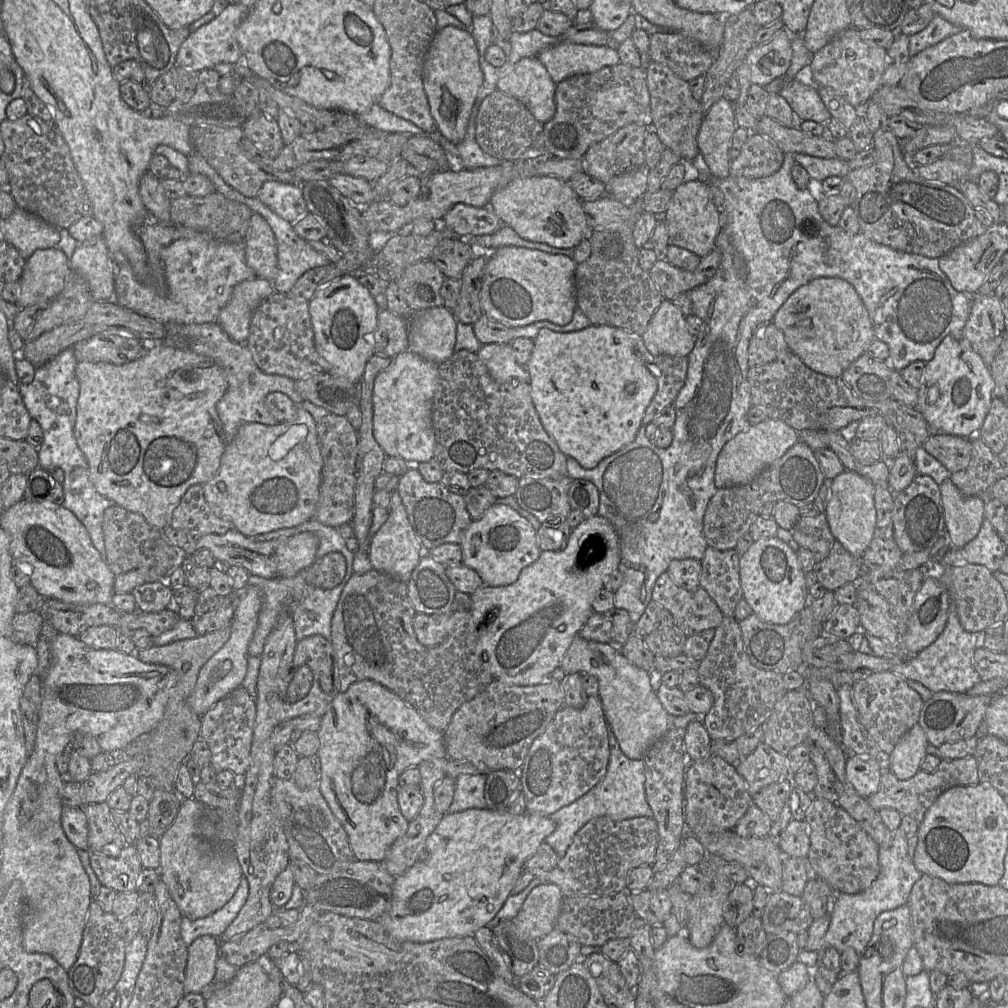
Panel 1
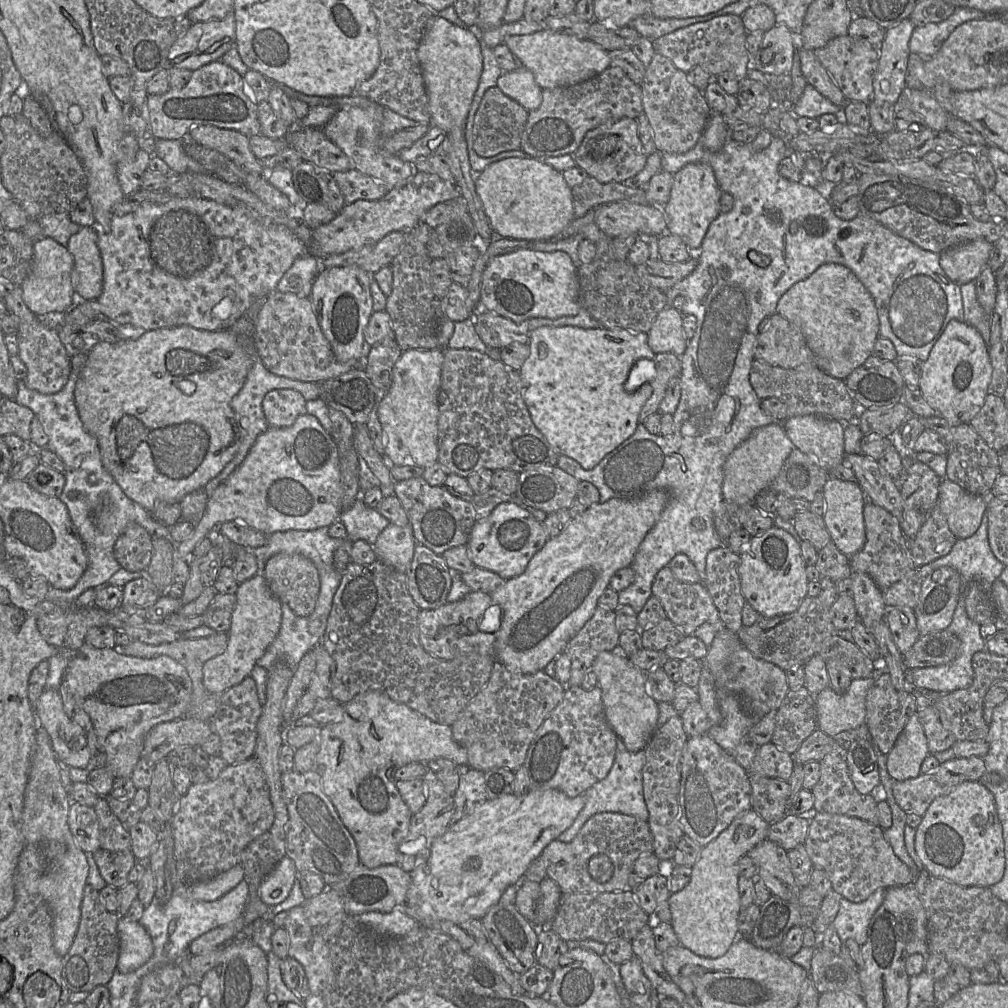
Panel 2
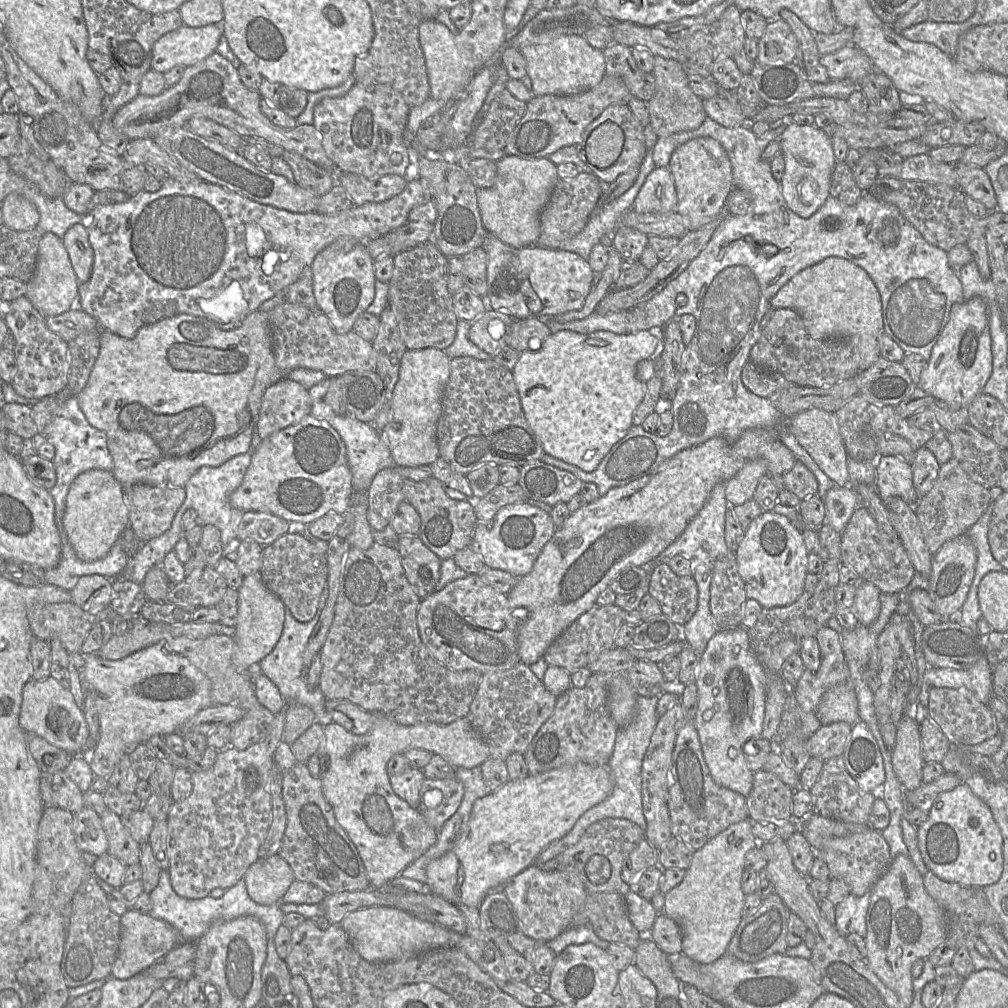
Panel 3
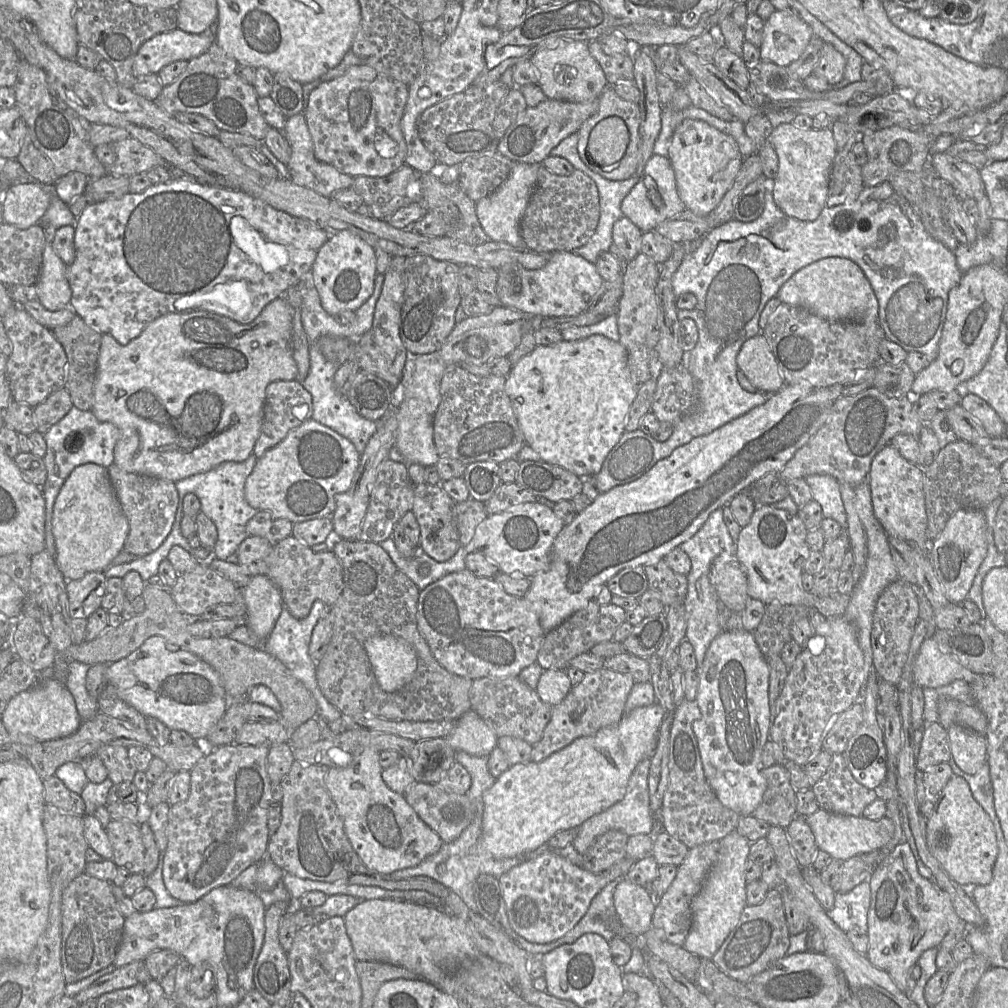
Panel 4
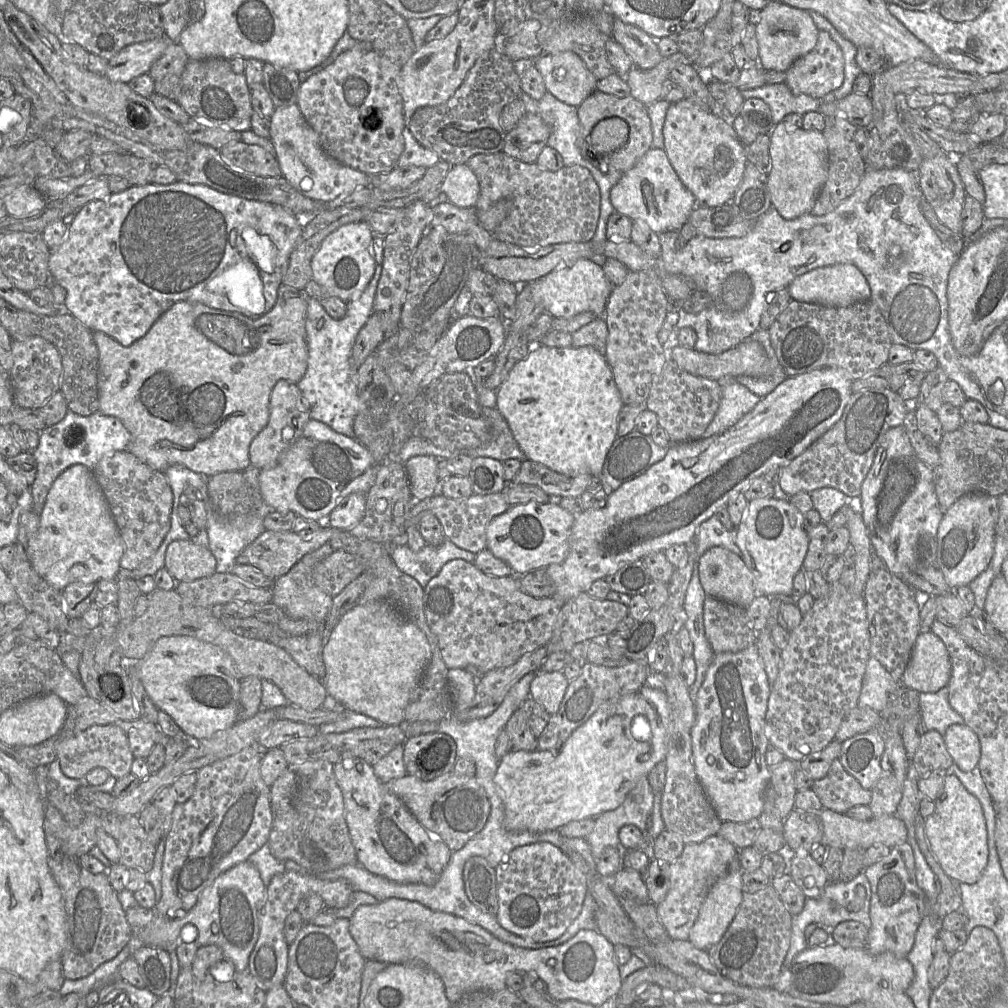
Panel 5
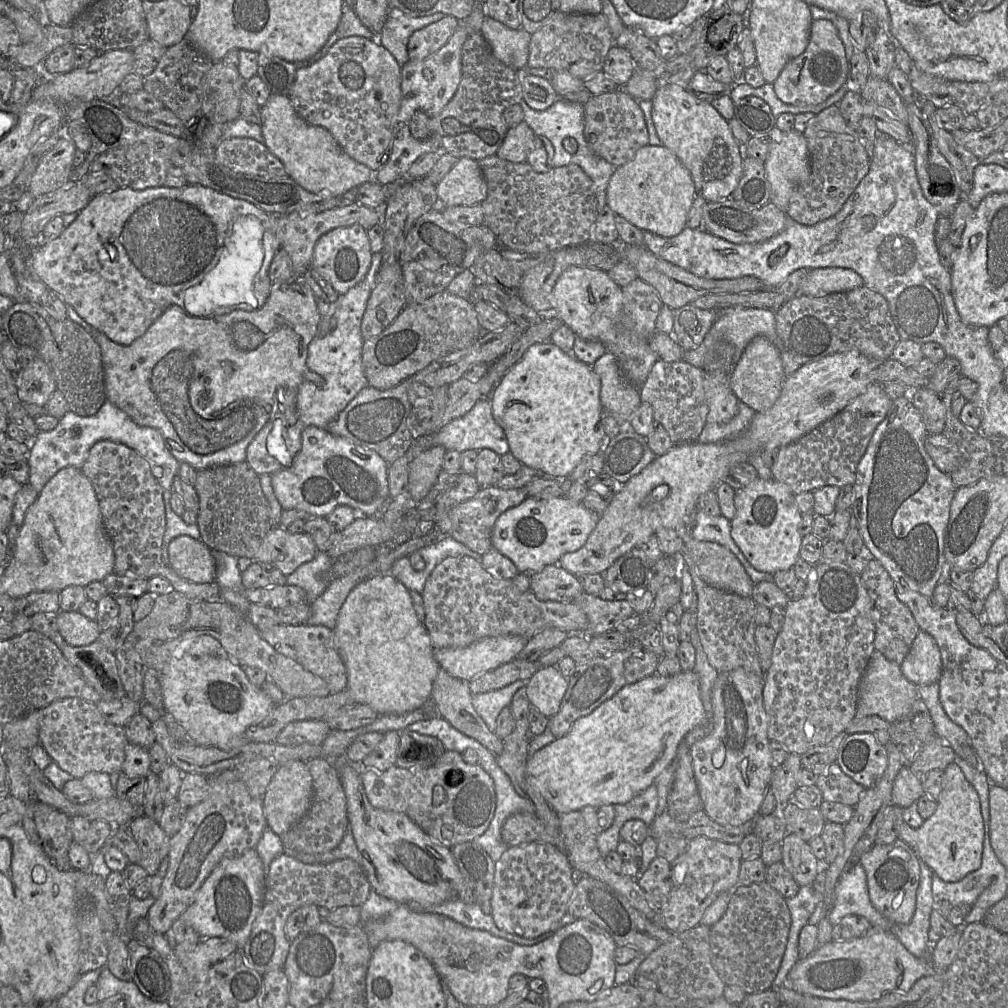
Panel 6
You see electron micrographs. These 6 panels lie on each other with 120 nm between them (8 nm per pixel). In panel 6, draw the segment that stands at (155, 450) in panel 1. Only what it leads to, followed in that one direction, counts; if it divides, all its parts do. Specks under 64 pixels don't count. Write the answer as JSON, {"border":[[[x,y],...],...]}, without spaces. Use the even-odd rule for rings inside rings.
{"border":[[[301,277],[274,281],[266,302],[261,308],[256,310],[235,309],[228,314],[222,315],[191,316],[182,307],[170,306],[147,329],[144,335],[130,345],[115,343],[100,331],[97,331],[96,335],[91,336],[97,341],[101,349],[107,399],[125,412],[136,424],[157,429],[161,433],[165,445],[172,456],[179,463],[188,463],[198,471],[246,461],[248,445],[271,416],[278,411],[278,404],[297,407],[297,391],[300,384],[306,380],[306,374],[309,371],[306,365],[308,345],[317,331],[319,321],[320,315],[317,309],[316,298],[304,282],[304,277]]]}

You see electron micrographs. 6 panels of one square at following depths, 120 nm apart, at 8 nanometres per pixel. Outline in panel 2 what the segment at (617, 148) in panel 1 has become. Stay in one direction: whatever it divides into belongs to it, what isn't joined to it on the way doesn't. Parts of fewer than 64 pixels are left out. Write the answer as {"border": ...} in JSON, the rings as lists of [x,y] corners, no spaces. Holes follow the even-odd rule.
{"border":[[[621,118],[616,121],[609,121],[587,131],[580,146],[573,155],[576,165],[584,169],[590,177],[594,177],[601,183],[623,183],[628,179],[634,178],[644,168],[648,158],[639,137],[637,120],[633,118]],[[608,134],[614,134],[619,137],[615,151],[603,159],[594,159],[591,152],[590,140]]]}

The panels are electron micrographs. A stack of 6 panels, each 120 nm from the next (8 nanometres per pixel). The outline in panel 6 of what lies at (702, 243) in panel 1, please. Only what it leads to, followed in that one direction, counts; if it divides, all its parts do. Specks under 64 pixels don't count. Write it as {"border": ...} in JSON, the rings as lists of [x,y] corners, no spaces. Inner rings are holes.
{"border":[[[662,80],[651,101],[652,119],[661,143],[673,151],[690,171],[696,195],[707,202],[730,198],[743,174],[744,152],[734,138],[728,121],[706,100]]]}

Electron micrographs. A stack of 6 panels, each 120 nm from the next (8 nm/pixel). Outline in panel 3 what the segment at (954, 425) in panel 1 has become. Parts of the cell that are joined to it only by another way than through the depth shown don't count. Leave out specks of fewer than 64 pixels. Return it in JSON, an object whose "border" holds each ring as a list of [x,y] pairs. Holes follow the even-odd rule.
{"border":[[[973,297],[954,303],[949,319],[932,348],[930,359],[916,384],[953,409],[966,408],[980,393],[992,372],[991,338],[987,306],[983,298]]]}

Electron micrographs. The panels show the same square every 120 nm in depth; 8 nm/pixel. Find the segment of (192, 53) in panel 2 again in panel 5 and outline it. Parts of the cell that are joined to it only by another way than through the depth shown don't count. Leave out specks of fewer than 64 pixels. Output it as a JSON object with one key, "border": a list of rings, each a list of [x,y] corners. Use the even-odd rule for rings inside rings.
{"border":[[[164,35],[161,38],[128,45],[108,60],[104,76],[113,82],[128,83],[142,74],[147,74],[170,43],[173,42]]]}

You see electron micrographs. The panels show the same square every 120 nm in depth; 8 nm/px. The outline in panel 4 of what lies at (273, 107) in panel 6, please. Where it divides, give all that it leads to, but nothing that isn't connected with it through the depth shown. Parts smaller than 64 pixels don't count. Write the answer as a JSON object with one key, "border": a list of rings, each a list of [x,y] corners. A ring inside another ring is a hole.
{"border":[[[303,113],[295,114],[286,119],[283,134],[291,147],[291,158],[287,164],[287,168],[290,173],[290,180],[295,184],[312,189],[326,197],[331,197],[338,190],[347,189],[352,186],[354,177],[316,158],[312,135]]]}

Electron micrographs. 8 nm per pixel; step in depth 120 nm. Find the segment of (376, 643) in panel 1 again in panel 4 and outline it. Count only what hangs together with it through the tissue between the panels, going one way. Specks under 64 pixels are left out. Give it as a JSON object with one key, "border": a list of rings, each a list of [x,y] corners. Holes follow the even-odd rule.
{"border":[[[341,539],[330,543],[330,551],[342,567],[343,589],[336,602],[328,608],[332,635],[316,668],[317,684],[325,699],[343,717],[364,715],[392,721],[427,722],[457,720],[469,711],[469,691],[473,680],[445,670],[418,631],[418,587],[398,569],[378,543]],[[386,634],[407,641],[417,656],[417,668],[412,679],[392,693],[383,691],[378,685],[364,648],[368,638]]]}

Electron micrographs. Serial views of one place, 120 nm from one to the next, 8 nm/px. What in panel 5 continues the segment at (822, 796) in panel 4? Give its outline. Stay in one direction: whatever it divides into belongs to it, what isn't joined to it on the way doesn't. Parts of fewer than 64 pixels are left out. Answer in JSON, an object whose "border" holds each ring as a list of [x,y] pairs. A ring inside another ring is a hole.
{"border":[[[839,759],[833,760],[827,775],[815,780],[811,789],[819,797],[823,808],[841,814],[855,806],[869,805],[872,798],[871,790],[864,789],[844,769]]]}

